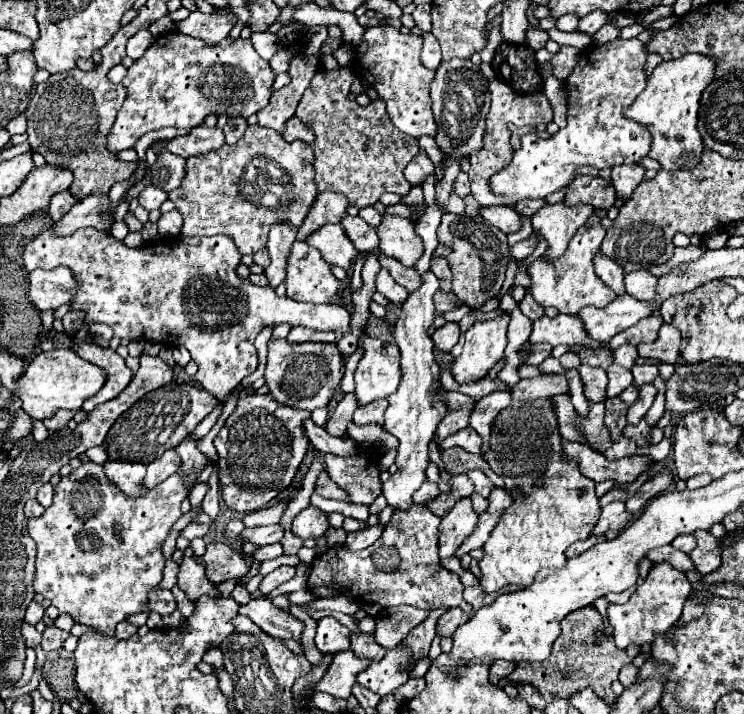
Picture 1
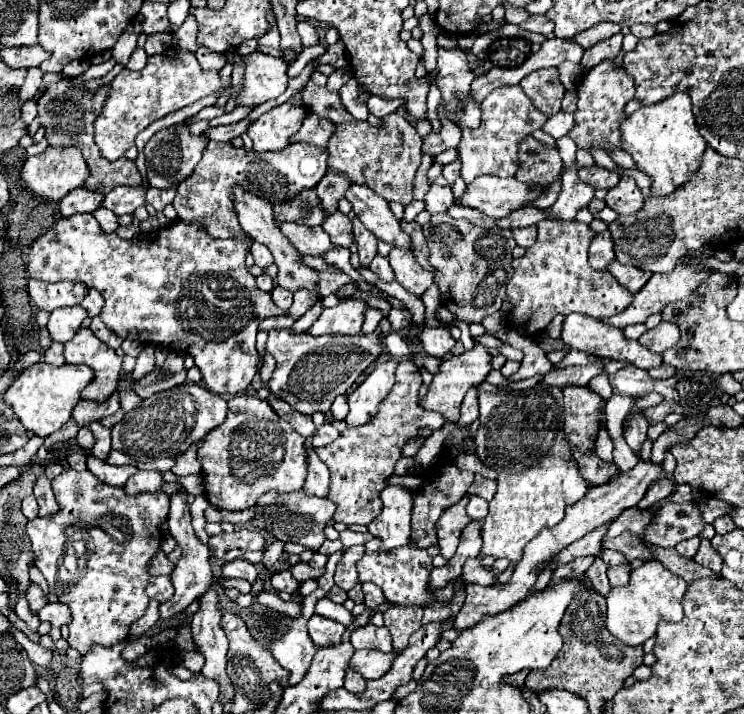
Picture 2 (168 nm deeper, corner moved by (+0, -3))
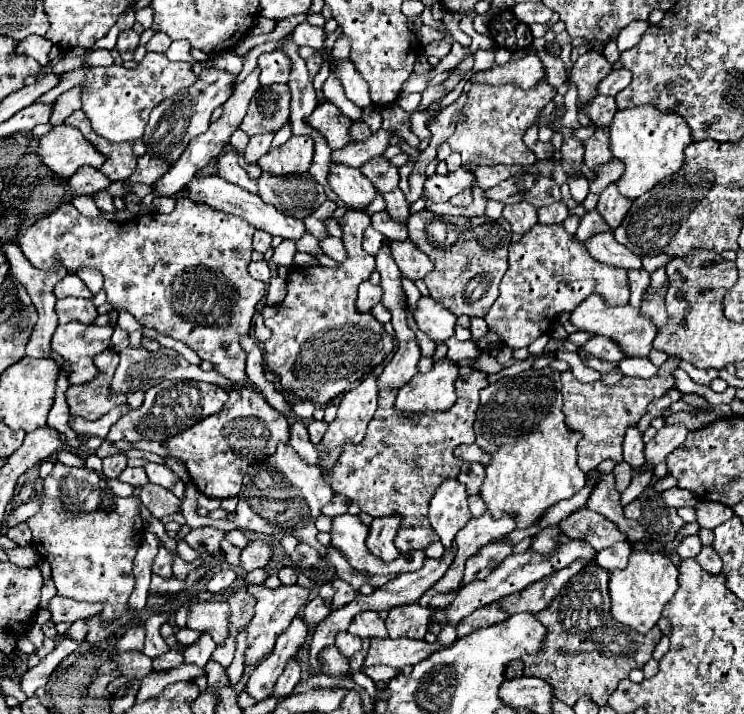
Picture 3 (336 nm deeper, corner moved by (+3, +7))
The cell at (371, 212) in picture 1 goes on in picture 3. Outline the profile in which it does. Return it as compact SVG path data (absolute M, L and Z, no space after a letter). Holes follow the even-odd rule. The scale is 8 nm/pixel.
M349 210L341 218L341 230L343 230L343 246L347 250L347 260L341 262L337 268L327 266L293 266L289 268L287 278L287 294L279 304L279 310L273 318L265 320L265 326L271 330L271 338L263 344L265 350L265 364L267 370L271 370L275 376L279 376L281 386L289 392L299 396L301 400L311 400L315 404L329 404L333 398L349 392L355 382L363 378L363 374L371 374L373 368L377 368L393 350L395 338L385 332L383 324L373 318L373 314L361 314L355 306L357 300L357 286L365 280L369 280L371 272L375 270L373 256L363 252L361 238L363 230L371 224L369 216L365 212Z

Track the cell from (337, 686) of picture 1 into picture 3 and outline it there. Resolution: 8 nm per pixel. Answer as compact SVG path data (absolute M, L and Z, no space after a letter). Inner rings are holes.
M373 638L369 656L365 658L365 666L385 664L403 670L405 666L415 666L417 662L425 660L433 652L443 650L441 644L429 644L425 640L411 640L411 638Z

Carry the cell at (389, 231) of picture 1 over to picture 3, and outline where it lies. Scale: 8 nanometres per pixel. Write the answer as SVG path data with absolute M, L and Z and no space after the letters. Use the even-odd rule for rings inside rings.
M333 162L329 166L327 180L329 180L331 190L339 196L339 200L349 206L365 208L377 196L377 190L373 188L373 184L369 184L369 180L365 180L365 176L359 172L359 168L349 168L345 164Z

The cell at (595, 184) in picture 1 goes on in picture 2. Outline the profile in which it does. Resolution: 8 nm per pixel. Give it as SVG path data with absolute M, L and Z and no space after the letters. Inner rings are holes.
M600 166L580 168L580 170L578 170L578 176L580 176L582 182L590 184L590 186L596 188L596 190L600 190L600 188L602 188L602 190L610 190L610 188L614 188L616 182L620 180L616 174L604 170L604 168L600 168Z

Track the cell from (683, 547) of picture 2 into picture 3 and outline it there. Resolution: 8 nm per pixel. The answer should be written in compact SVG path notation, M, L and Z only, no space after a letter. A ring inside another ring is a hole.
M685 536L681 540L681 544L677 546L677 554L681 558L695 558L701 552L701 548L703 548L703 544L701 544L699 536Z

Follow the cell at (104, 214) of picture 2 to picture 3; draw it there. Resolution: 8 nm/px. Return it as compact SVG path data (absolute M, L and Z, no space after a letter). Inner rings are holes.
M75 196L75 198L71 200L71 204L73 204L83 216L91 216L91 218L93 218L93 216L99 216L99 214L101 214L91 196Z

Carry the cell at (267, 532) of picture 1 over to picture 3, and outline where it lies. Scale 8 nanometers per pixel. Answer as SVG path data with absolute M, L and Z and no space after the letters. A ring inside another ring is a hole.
M197 528L185 536L185 542L201 554L213 554L213 552L221 550L219 542L223 538L225 538L225 532L221 532L217 528Z

